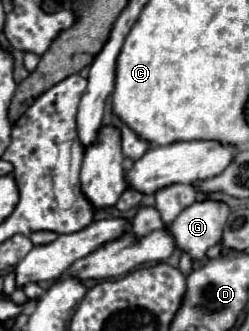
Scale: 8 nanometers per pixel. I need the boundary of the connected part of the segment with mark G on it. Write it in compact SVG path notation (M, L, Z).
M205 199L205 201L195 201L193 205L185 207L177 219L171 223L171 233L177 241L177 247L185 253L191 255L191 259L203 259L205 251L213 245L217 245L221 241L223 235L223 227L225 221L229 217L229 205L225 201L217 201L217 199Z

